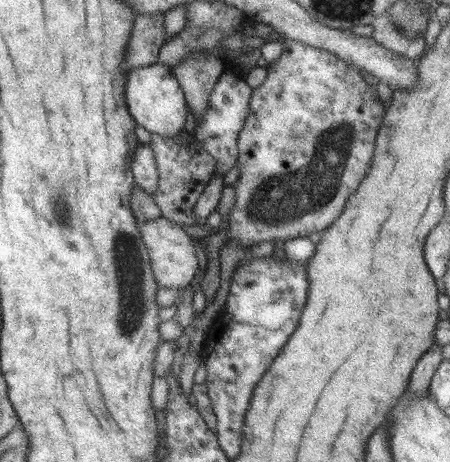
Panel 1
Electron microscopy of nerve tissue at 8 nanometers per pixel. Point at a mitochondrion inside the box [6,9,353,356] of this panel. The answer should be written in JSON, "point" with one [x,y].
{"point":[128,264]}

